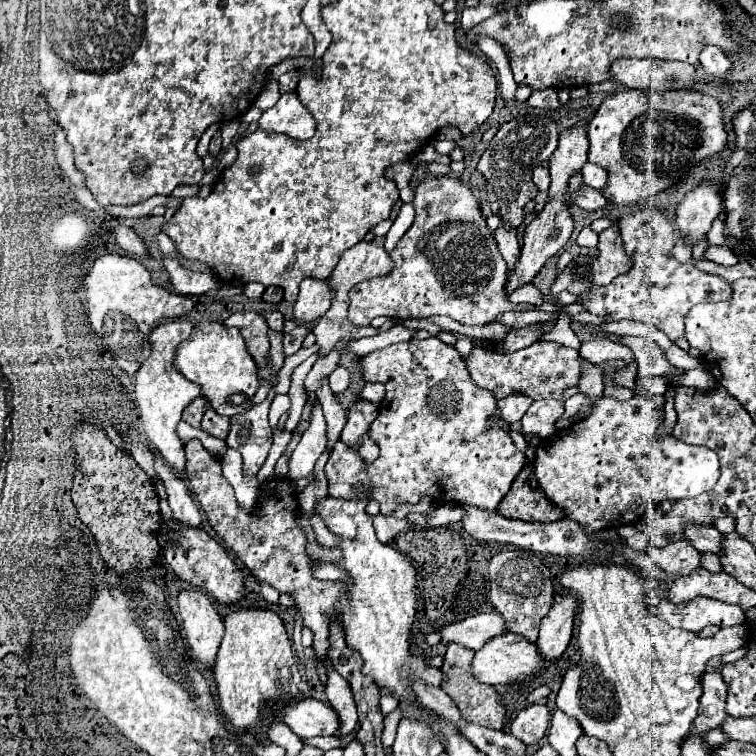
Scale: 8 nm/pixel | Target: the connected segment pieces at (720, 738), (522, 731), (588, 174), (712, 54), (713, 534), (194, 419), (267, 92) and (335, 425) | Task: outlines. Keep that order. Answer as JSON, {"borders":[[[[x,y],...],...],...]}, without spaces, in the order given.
{"borders":[[[[714,729],[710,732],[708,732],[704,737],[704,742],[706,745],[709,745],[711,747],[716,747],[724,744],[724,742],[727,742],[729,738],[722,732],[720,729]]],[[[528,706],[526,710],[522,710],[510,726],[510,734],[514,734],[520,742],[524,742],[526,746],[538,744],[540,738],[546,734],[550,724],[550,712],[546,706]]],[[[586,162],[582,166],[582,178],[584,178],[584,184],[594,188],[594,190],[602,190],[606,186],[606,180],[608,180],[608,172],[598,166],[598,164],[592,164],[592,162]]],[[[706,46],[700,52],[700,64],[704,66],[704,70],[714,76],[714,78],[724,78],[730,70],[732,70],[732,62],[726,58],[726,54],[722,54],[720,48],[716,46]]],[[[690,524],[684,530],[682,538],[686,542],[694,544],[694,548],[698,548],[702,552],[714,552],[714,554],[718,554],[722,534],[714,526],[696,526],[696,524]]],[[[198,396],[186,406],[186,410],[182,412],[182,420],[194,428],[200,428],[200,420],[202,420],[202,414],[206,412],[206,408],[208,408],[206,400],[202,396]]],[[[270,80],[270,82],[266,84],[266,88],[260,92],[260,96],[256,98],[254,106],[258,106],[260,110],[268,110],[268,108],[272,108],[272,106],[278,102],[278,98],[280,98],[278,82],[276,82],[276,80]]],[[[324,382],[324,386],[318,390],[318,400],[324,408],[324,418],[328,426],[328,446],[332,448],[340,440],[340,432],[346,424],[346,414],[344,414],[342,404],[336,400],[334,392],[330,390],[328,382]]]]}

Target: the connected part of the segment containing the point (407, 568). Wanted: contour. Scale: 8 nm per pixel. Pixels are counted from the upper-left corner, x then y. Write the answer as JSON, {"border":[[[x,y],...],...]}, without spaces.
{"border":[[[326,496],[314,506],[314,514],[324,520],[332,534],[340,536],[336,544],[342,550],[338,568],[352,580],[340,598],[348,646],[362,654],[364,674],[372,676],[378,686],[390,688],[396,698],[408,698],[414,696],[408,676],[414,674],[430,686],[442,686],[442,672],[408,650],[408,632],[416,614],[416,570],[406,556],[376,538],[372,518],[364,512],[366,504],[368,502],[342,502]]]}

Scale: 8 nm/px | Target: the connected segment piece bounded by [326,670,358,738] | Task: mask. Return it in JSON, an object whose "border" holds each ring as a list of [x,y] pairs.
{"border":[[[330,670],[330,678],[328,678],[328,684],[326,684],[326,694],[328,694],[330,706],[334,708],[334,712],[338,714],[338,720],[340,720],[340,728],[334,736],[344,738],[356,728],[358,714],[356,714],[356,706],[354,706],[352,694],[350,694],[348,682],[340,674],[334,674],[334,670]]]}

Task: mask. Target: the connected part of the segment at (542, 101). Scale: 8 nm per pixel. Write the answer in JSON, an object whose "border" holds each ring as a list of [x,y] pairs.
{"border":[[[542,90],[538,94],[532,92],[532,96],[528,98],[526,102],[528,108],[540,108],[540,110],[560,110],[562,104],[558,102],[558,96],[556,96],[556,90]]]}

